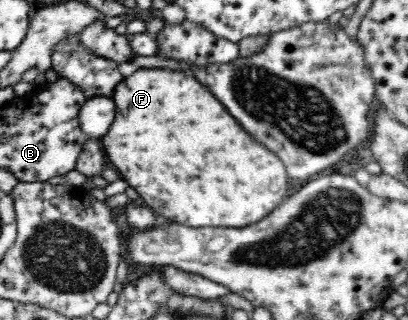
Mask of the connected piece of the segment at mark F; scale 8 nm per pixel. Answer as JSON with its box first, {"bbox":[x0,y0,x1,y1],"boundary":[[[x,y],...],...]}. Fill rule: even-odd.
{"bbox":[100,68,289,228],"boundary":[[[141,68],[131,76],[124,77],[121,84],[117,84],[117,88],[113,90],[112,99],[115,108],[117,108],[117,116],[115,116],[115,122],[109,126],[107,134],[100,139],[106,159],[113,164],[114,168],[117,166],[121,176],[141,194],[141,198],[145,198],[145,202],[153,210],[163,214],[165,218],[171,218],[179,224],[187,224],[187,226],[195,226],[195,228],[201,228],[201,226],[243,228],[243,226],[249,226],[249,224],[255,224],[255,222],[263,220],[267,214],[271,214],[271,210],[275,210],[289,196],[289,178],[287,178],[285,164],[271,150],[267,150],[267,146],[255,142],[253,136],[249,136],[239,126],[239,122],[227,112],[227,108],[192,74],[186,71],[172,71],[171,69]]]}

